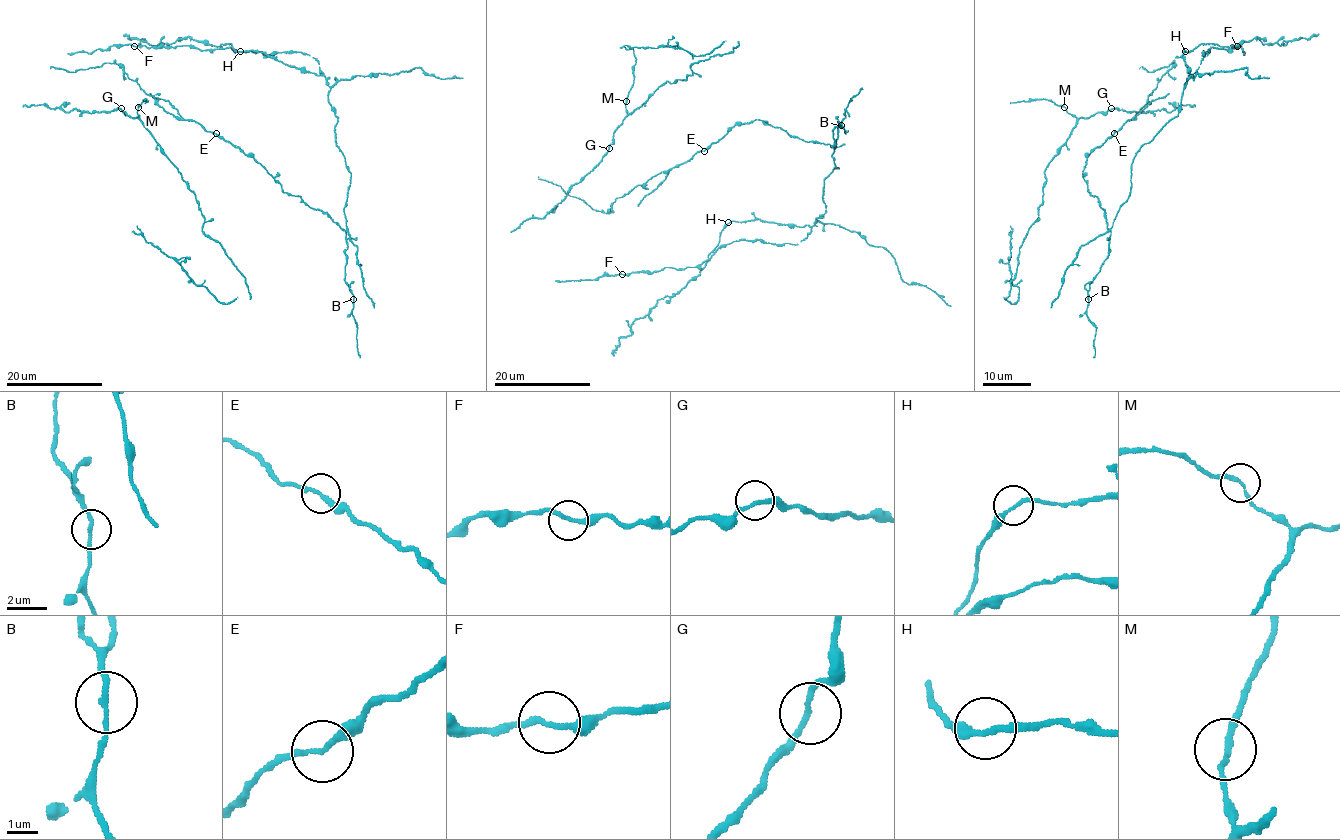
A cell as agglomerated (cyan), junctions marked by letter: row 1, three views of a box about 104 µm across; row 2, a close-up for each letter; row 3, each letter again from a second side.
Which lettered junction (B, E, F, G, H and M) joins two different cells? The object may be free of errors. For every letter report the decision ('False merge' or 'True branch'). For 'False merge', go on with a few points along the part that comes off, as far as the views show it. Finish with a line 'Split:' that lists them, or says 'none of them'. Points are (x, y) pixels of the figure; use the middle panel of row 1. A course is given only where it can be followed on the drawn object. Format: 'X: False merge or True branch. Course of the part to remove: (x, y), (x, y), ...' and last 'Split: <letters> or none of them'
B: True branch
E: True branch
F: True branch
G: True branch
H: True branch
M: True branch
Split: none of them

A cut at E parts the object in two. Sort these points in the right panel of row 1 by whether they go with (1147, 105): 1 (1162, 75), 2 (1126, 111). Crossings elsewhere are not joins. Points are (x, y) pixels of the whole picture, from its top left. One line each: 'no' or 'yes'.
1: yes
2: no

